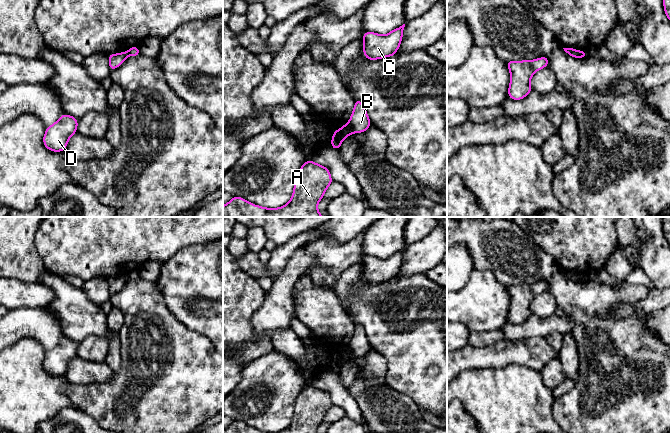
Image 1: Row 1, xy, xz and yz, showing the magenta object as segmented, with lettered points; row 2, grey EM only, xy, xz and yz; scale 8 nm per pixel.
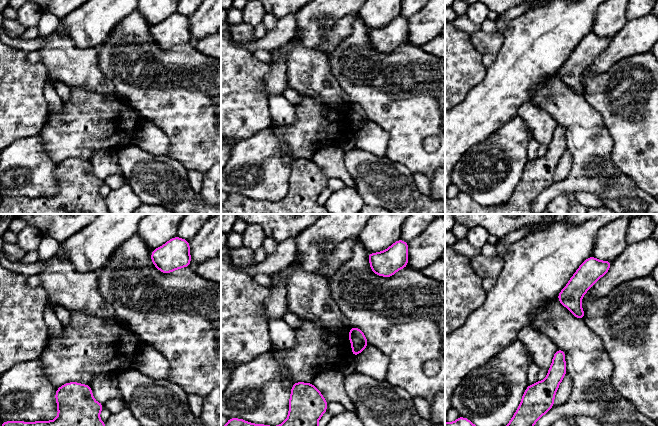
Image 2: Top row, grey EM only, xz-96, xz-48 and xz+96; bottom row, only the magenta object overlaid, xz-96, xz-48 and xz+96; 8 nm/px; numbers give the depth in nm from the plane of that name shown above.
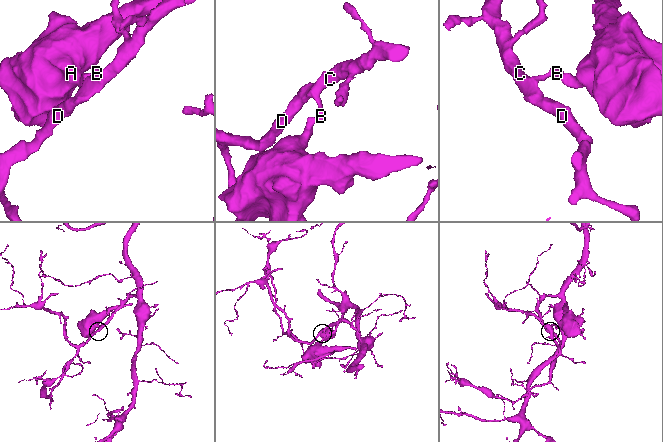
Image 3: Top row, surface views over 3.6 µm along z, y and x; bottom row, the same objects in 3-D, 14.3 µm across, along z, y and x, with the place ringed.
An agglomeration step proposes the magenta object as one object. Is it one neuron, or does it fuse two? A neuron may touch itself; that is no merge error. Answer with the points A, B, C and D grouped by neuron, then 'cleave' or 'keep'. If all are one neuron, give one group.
groups A / B C D; cleave

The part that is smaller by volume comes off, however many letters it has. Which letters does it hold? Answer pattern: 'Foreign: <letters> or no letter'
Foreign: A

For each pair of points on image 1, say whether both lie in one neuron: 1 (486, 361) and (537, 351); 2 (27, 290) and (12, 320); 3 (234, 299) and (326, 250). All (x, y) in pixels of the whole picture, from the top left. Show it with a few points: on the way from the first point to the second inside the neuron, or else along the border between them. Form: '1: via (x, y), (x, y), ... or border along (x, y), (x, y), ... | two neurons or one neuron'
1: via (499, 355), (504, 352), (524, 352) | one neuron
2: border along (41, 307), (19, 307), (10, 310) | two neurons
3: border along (267, 291), (263, 304), (255, 312) | two neurons

